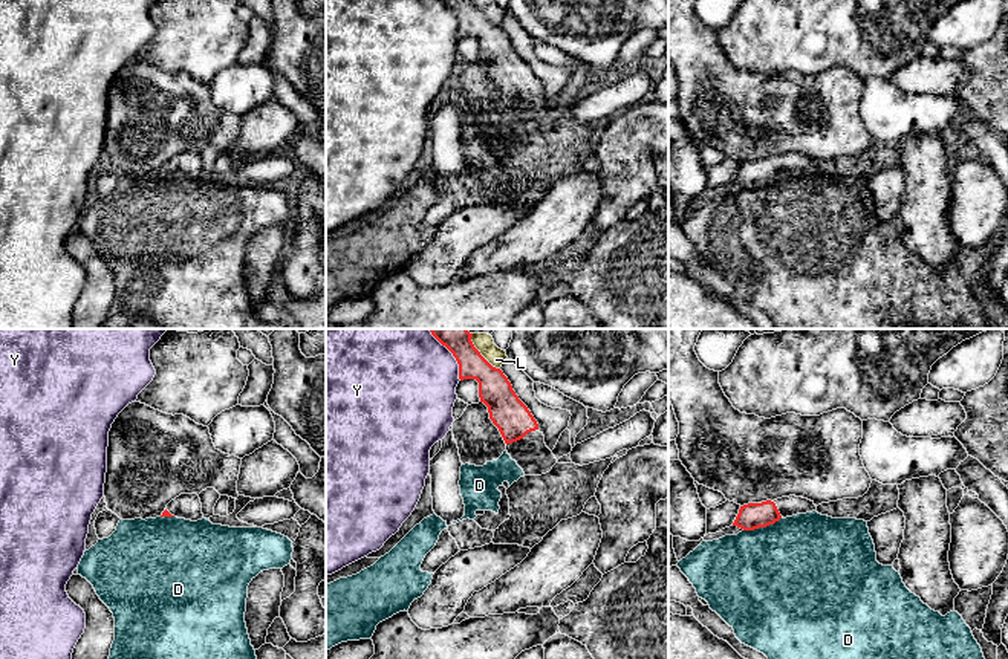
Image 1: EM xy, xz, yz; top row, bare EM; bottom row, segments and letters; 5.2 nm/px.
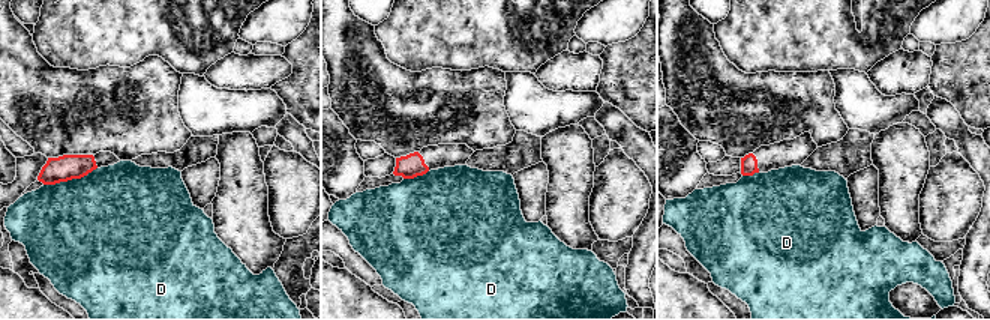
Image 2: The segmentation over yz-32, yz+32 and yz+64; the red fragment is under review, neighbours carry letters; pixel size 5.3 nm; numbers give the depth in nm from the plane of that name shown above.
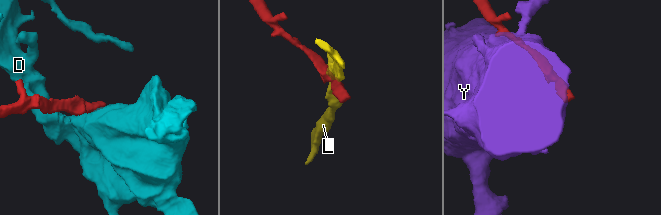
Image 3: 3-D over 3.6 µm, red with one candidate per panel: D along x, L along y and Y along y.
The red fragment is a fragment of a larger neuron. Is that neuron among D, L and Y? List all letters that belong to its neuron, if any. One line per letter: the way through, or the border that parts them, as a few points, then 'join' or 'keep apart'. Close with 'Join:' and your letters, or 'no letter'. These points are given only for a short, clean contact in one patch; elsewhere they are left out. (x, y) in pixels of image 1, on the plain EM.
D: border yz (782, 175), (765, 184), (744, 188); keep apart
L: border xz (471, 0), (499, 26); keep apart
Y: keep apart
Join: no letter

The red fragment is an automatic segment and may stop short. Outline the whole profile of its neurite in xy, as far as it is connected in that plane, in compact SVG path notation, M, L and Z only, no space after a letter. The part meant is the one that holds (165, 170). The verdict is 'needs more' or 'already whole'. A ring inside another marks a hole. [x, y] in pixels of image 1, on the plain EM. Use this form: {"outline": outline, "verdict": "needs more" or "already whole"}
{"outline": "M180 151L171 157L161 174L177 174L191 179L203 176L202 161L197 151Z", "verdict": "needs more"}

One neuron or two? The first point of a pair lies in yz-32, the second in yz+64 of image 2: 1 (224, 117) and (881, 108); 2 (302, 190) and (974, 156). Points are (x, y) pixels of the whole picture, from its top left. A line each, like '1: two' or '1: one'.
1: one
2: two

